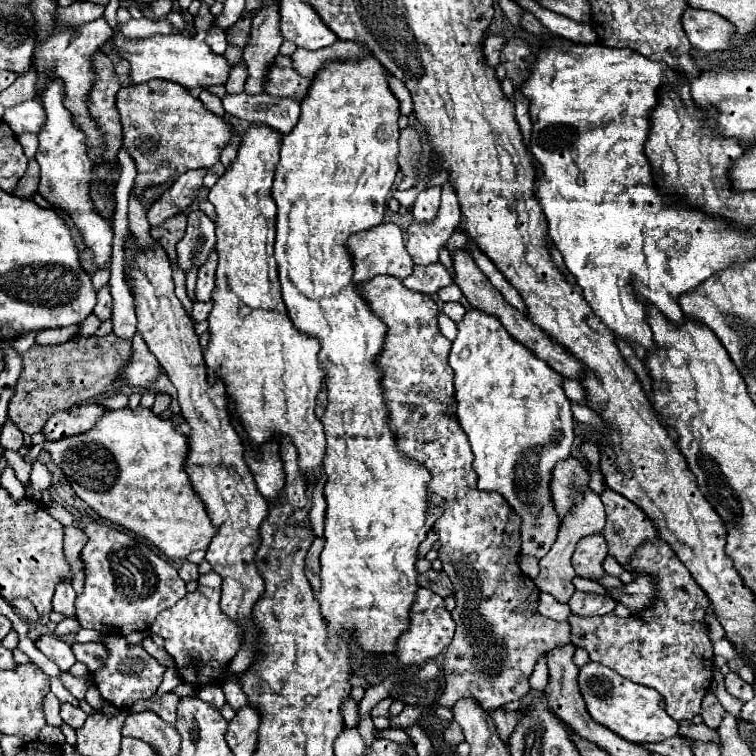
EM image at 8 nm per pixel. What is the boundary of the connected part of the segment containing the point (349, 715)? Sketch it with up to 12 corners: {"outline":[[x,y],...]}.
{"outline":[[345,697],[341,711],[349,727],[357,725],[357,703]]}

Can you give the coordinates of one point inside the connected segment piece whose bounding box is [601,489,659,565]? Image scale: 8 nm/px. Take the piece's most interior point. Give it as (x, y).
(628, 528)

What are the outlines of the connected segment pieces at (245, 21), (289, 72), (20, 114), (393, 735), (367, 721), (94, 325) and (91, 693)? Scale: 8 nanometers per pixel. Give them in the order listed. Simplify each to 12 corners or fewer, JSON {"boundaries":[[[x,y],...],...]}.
{"boundaries":[[[241,17],[229,31],[227,41],[245,47],[251,19]],[[277,55],[267,93],[303,101],[313,77]],[[37,99],[5,109],[3,121],[15,131],[37,133],[45,111]],[[387,729],[383,737],[409,745],[411,737],[403,729]],[[371,717],[361,719],[357,729],[365,745],[375,739],[375,725]],[[89,315],[81,327],[79,335],[93,335],[101,321],[97,315]],[[95,685],[87,691],[87,703],[99,711],[105,707],[105,699],[101,697]]]}

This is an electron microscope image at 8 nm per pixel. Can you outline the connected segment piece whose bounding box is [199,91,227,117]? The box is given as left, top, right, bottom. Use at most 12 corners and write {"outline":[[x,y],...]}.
{"outline":[[201,91],[199,99],[215,115],[227,117],[221,99],[209,91]]}

